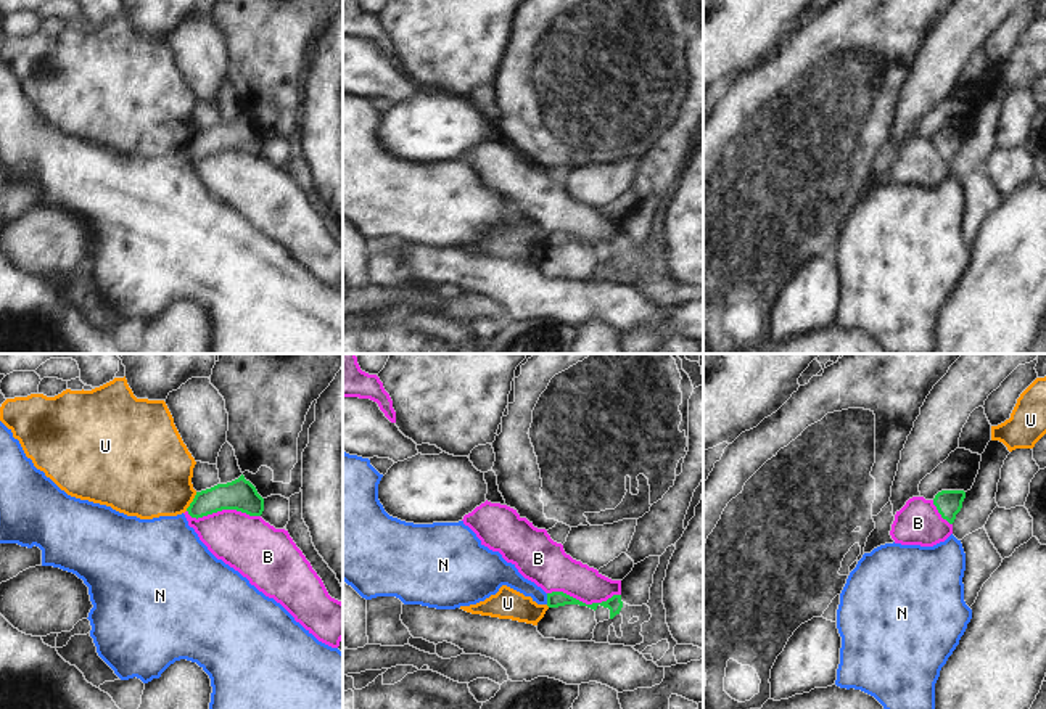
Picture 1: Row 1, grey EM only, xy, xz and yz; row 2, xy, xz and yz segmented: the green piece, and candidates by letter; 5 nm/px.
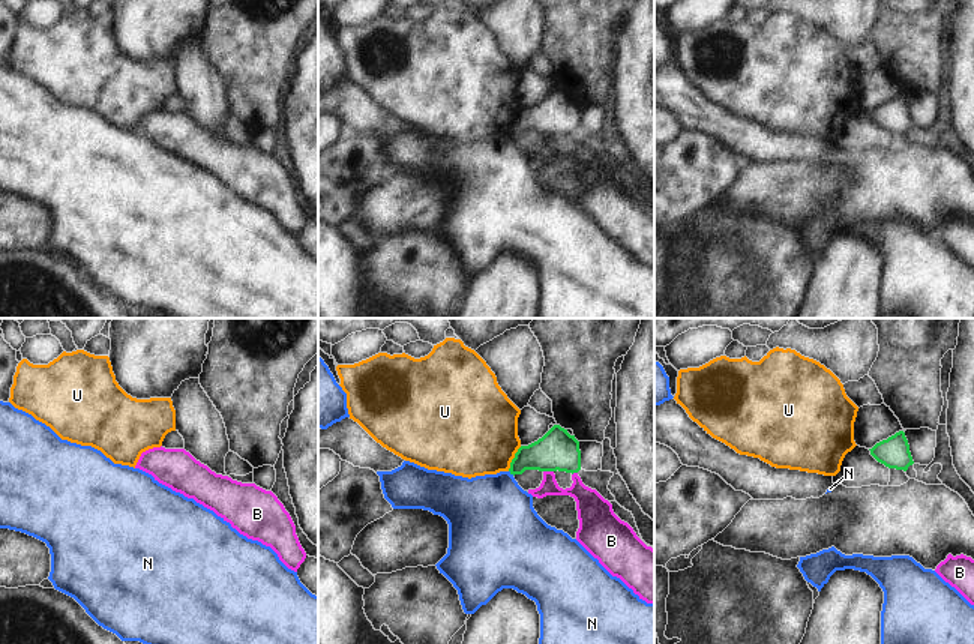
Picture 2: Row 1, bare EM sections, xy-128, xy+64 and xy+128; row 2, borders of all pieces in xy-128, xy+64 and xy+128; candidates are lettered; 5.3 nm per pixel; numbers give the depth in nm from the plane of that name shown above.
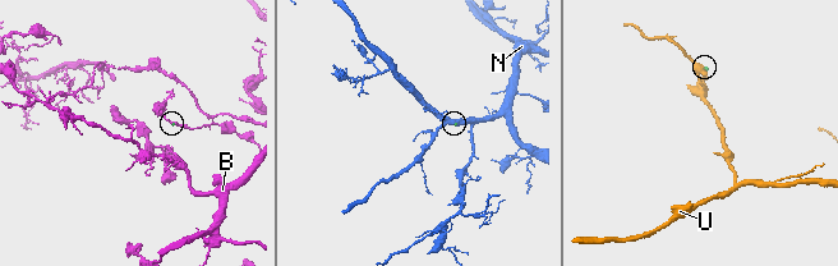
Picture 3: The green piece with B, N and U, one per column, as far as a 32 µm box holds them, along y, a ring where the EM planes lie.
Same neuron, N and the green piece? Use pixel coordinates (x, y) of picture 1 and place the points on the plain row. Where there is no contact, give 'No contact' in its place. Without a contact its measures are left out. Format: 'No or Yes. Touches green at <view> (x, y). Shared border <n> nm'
No. Touches green at xz (547, 238). Shared border 60 nm.

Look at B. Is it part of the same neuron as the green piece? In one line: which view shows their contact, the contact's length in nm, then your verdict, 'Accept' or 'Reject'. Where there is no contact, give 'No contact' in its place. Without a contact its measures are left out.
Touches green in xy. Shared border 360 nm. Reject.

